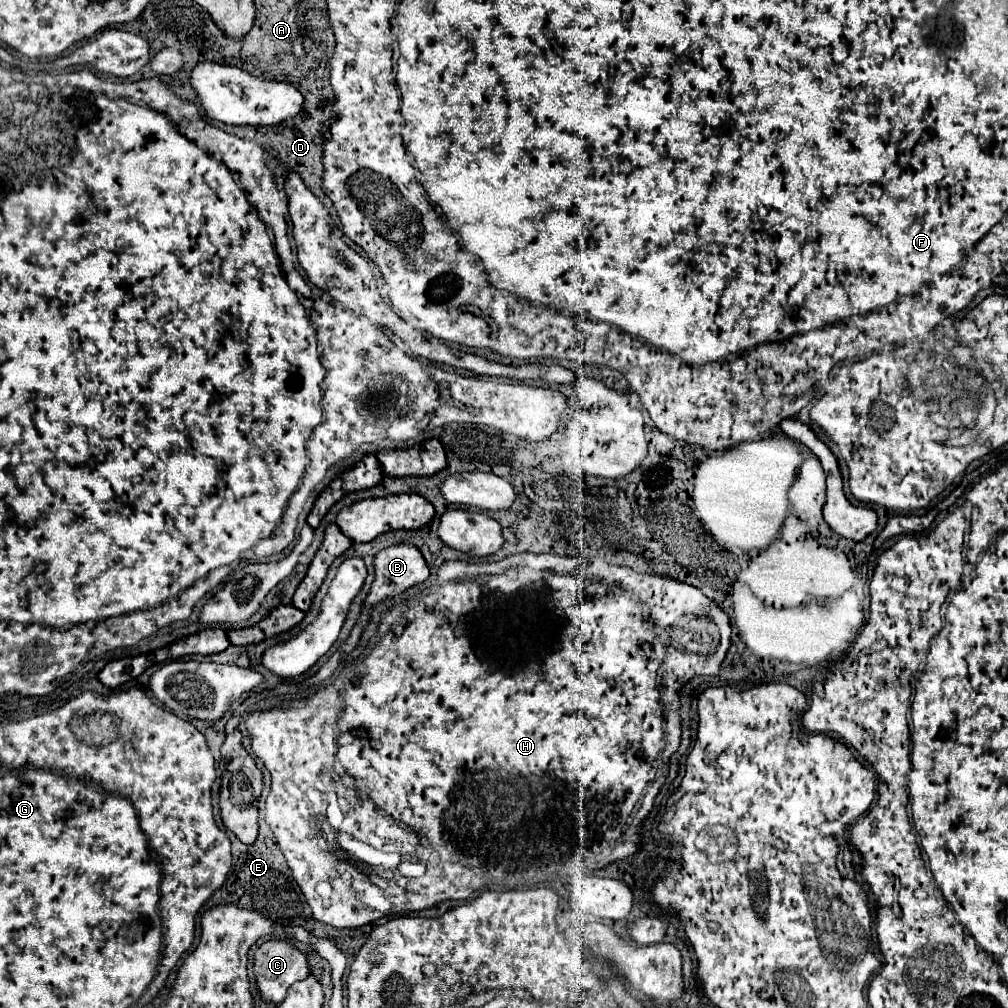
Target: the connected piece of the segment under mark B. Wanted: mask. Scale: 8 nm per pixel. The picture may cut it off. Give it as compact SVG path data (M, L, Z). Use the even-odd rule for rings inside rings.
M400 543L400 545L392 545L392 547L382 549L382 551L374 557L374 581L372 581L372 587L370 587L368 597L366 597L364 603L362 603L364 607L362 607L360 617L358 617L356 629L352 629L352 633L350 633L350 641L352 641L352 639L354 639L354 641L360 639L360 633L362 633L362 629L364 629L366 623L368 623L370 609L372 609L378 601L382 601L382 599L386 599L386 597L392 597L392 595L398 595L398 593L406 591L408 587L422 583L424 579L428 579L428 575L430 575L428 565L426 565L426 561L424 561L424 557L422 557L422 553L420 553L418 547L414 547L414 545L410 545L410 543Z

